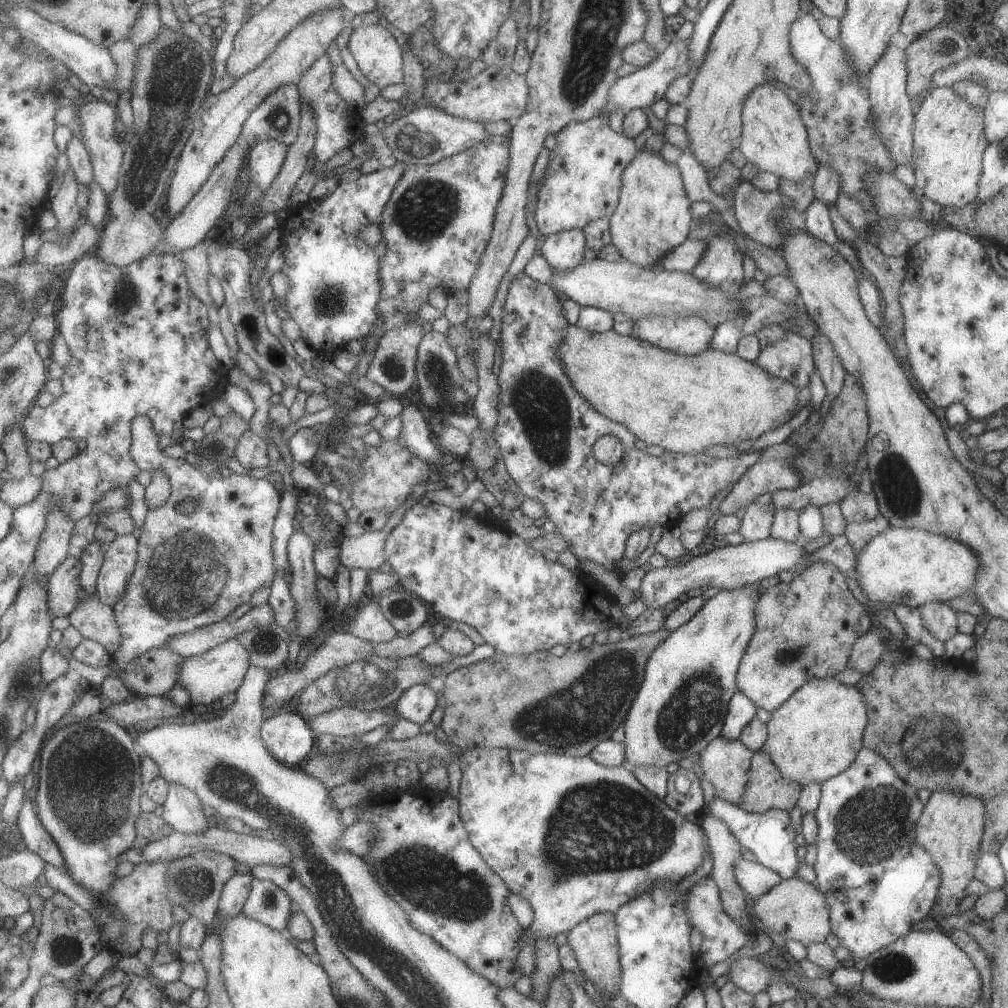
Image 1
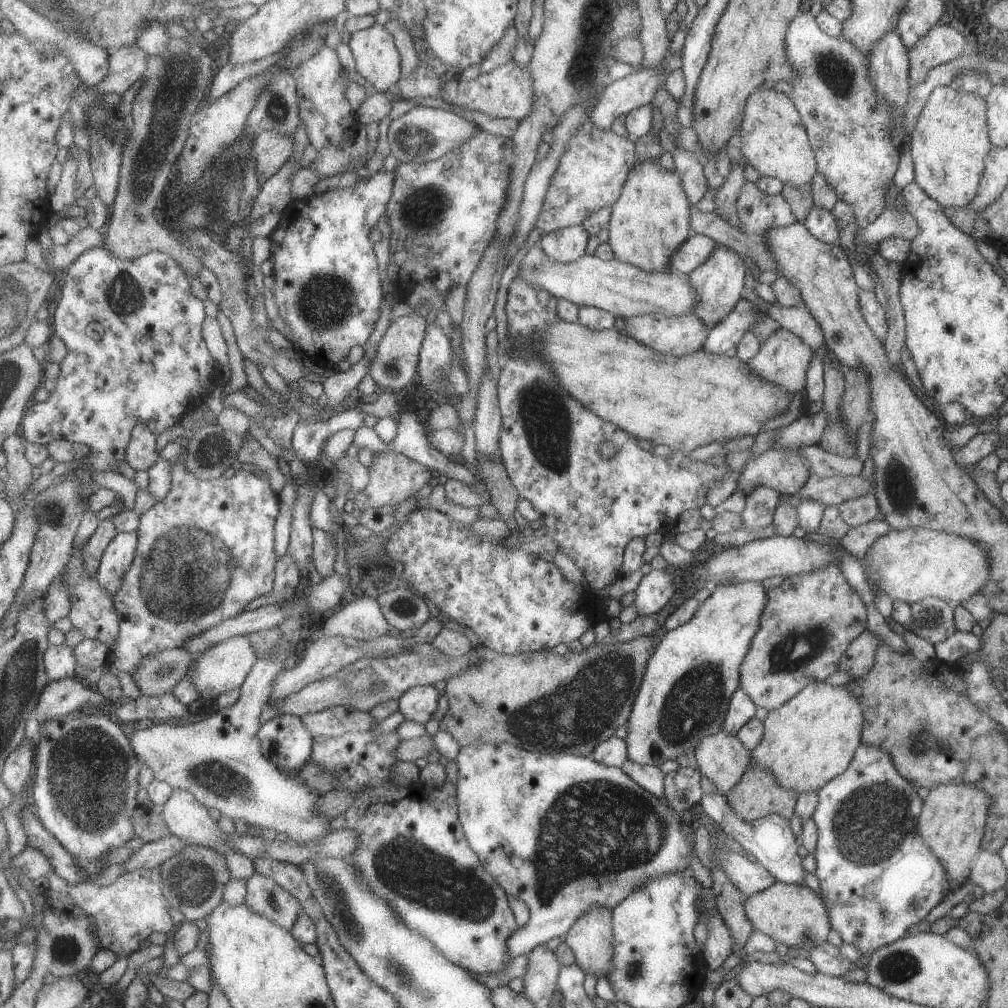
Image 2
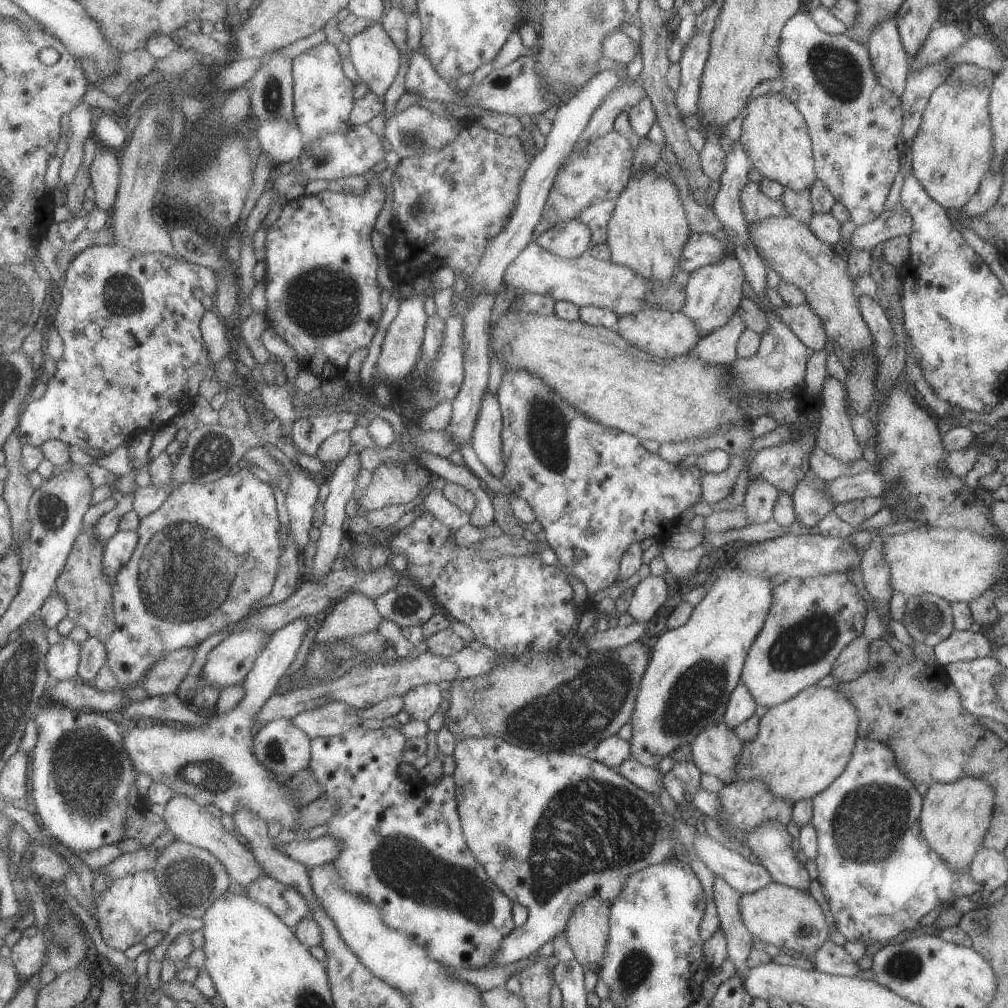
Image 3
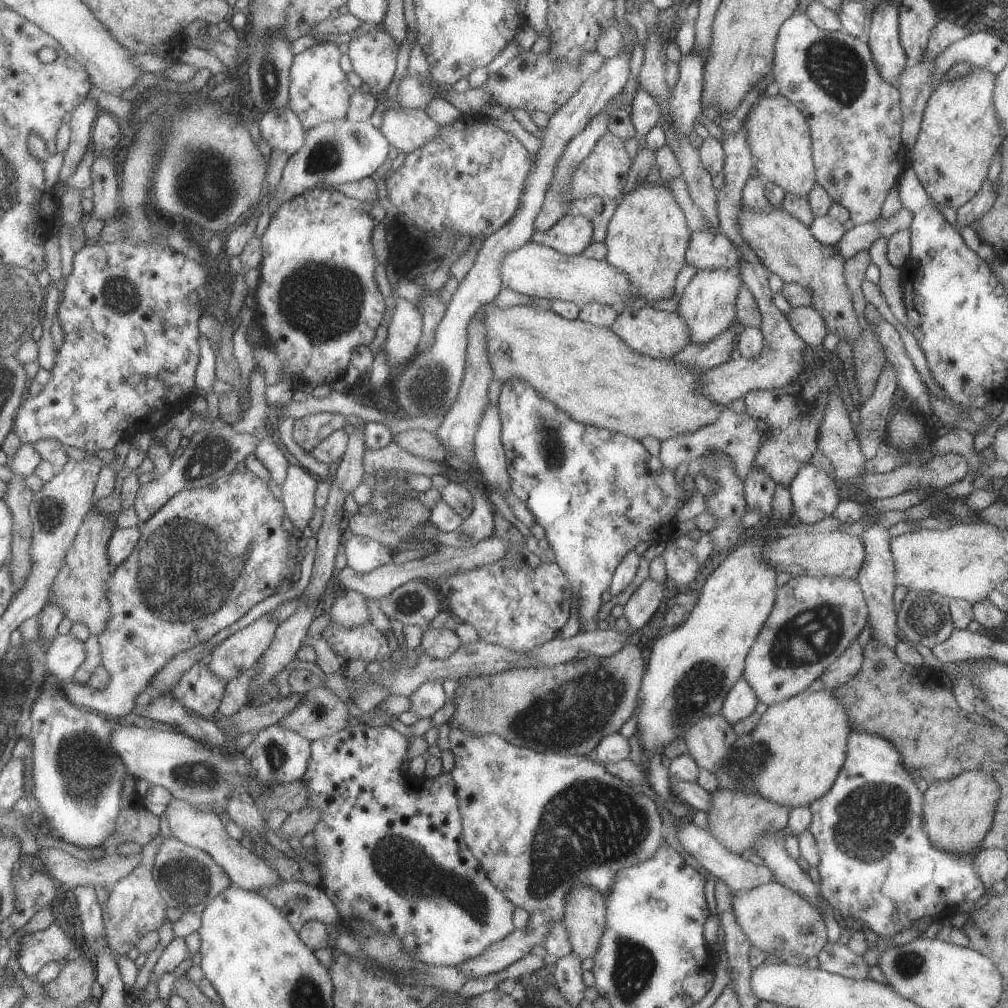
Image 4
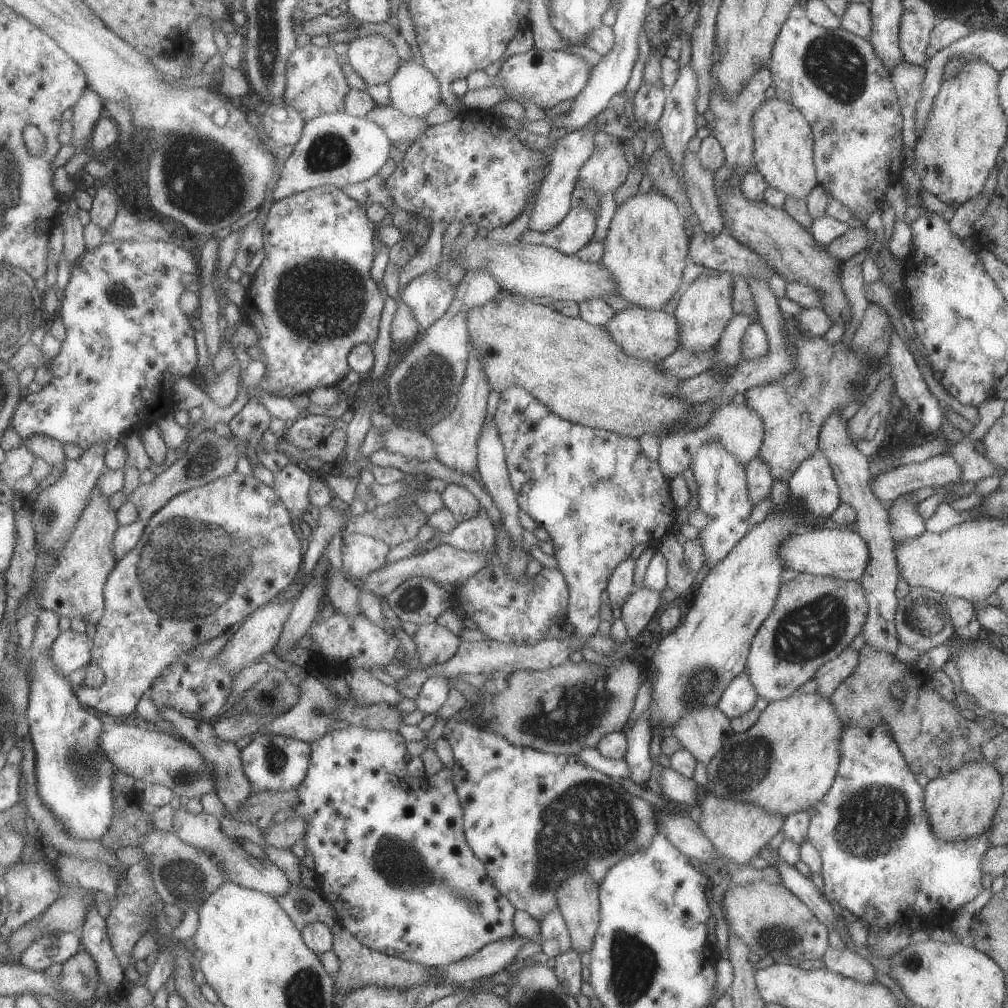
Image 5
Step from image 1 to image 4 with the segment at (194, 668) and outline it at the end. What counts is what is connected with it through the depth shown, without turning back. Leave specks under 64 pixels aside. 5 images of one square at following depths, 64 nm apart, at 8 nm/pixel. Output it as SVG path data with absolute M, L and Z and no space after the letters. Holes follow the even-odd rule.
M272 614L262 615L212 650L211 662L208 665L219 676L220 681L229 684L258 664L258 660L275 640L281 624Z

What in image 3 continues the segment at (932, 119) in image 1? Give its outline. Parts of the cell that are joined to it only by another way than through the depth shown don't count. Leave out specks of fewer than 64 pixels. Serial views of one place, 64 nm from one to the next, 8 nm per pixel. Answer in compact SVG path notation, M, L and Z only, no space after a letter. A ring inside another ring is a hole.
M943 82L933 89L924 106L920 125L909 146L912 154L912 173L922 184L926 193L944 209L957 208L959 210L970 196L975 194L982 176L992 164L994 148L988 115L989 91L990 86L981 87L967 83L951 86Z

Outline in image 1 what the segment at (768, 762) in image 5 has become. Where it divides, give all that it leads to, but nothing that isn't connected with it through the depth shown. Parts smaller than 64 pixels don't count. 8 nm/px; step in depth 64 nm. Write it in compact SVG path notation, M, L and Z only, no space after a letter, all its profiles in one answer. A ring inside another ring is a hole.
M834 677L808 680L772 710L770 715L766 722L767 738L760 751L765 751L770 756L785 780L801 783L802 788L807 783L823 782L846 770L862 747L862 732L866 725L864 696L855 685L839 683Z

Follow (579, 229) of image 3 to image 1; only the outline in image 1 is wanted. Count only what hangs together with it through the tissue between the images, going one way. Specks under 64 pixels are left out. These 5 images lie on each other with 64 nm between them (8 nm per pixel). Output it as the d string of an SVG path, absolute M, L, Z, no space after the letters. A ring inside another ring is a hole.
M573 229L549 235L540 250L553 272L572 271L585 262L585 233Z

